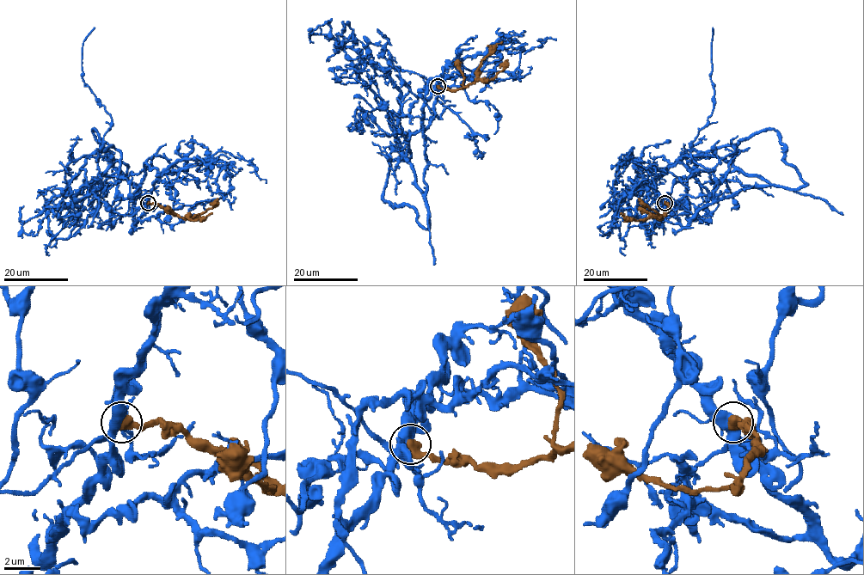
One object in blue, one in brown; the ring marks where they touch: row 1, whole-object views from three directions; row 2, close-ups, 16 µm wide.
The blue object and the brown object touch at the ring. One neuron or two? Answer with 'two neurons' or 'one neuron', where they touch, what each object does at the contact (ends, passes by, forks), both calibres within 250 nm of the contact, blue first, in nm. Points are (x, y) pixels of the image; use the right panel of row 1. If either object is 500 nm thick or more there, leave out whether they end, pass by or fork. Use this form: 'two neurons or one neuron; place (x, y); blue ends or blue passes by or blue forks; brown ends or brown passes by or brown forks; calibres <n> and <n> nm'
two neurons; place (664, 203); calibres 400 and 550 nm

